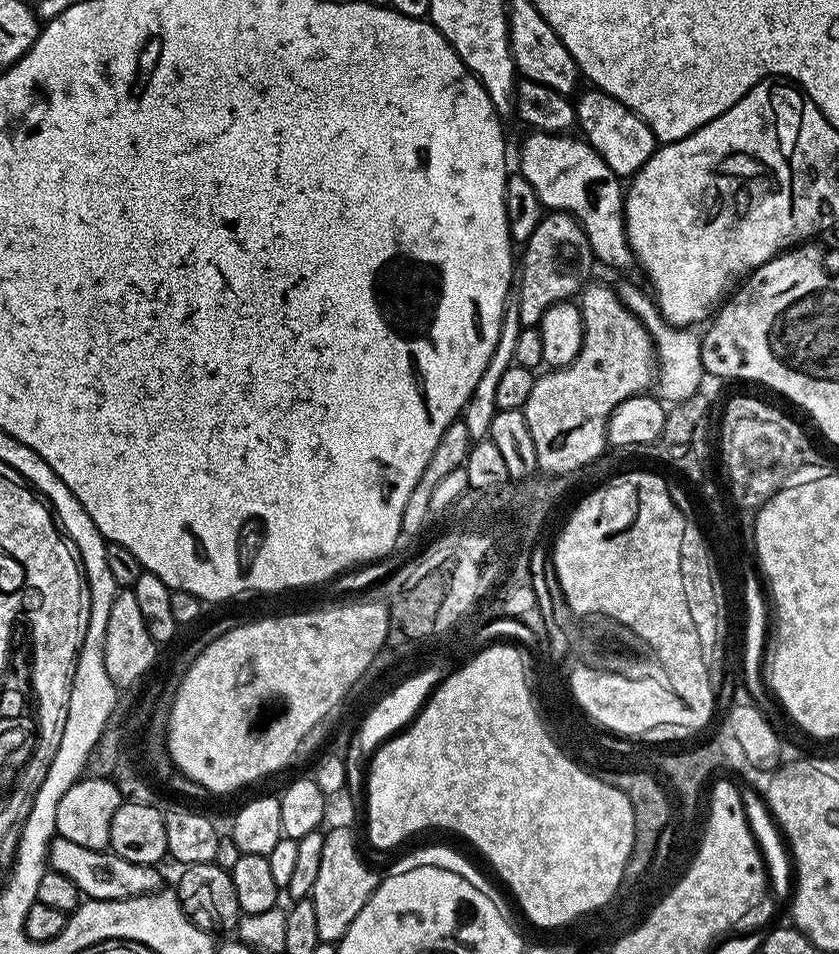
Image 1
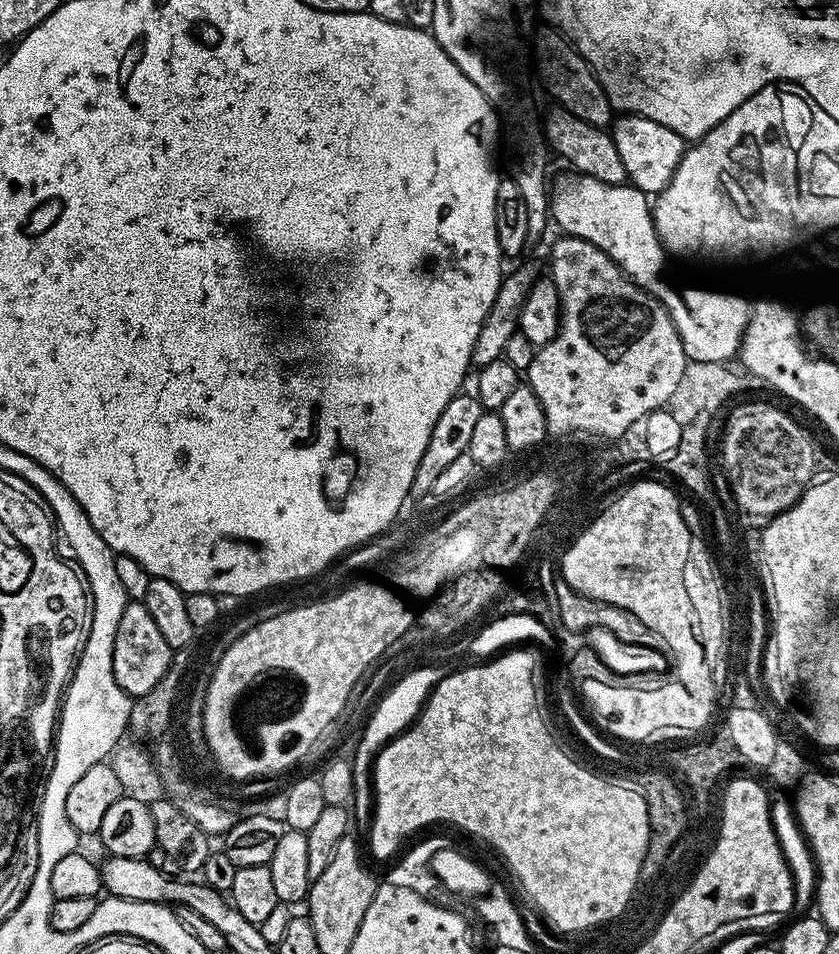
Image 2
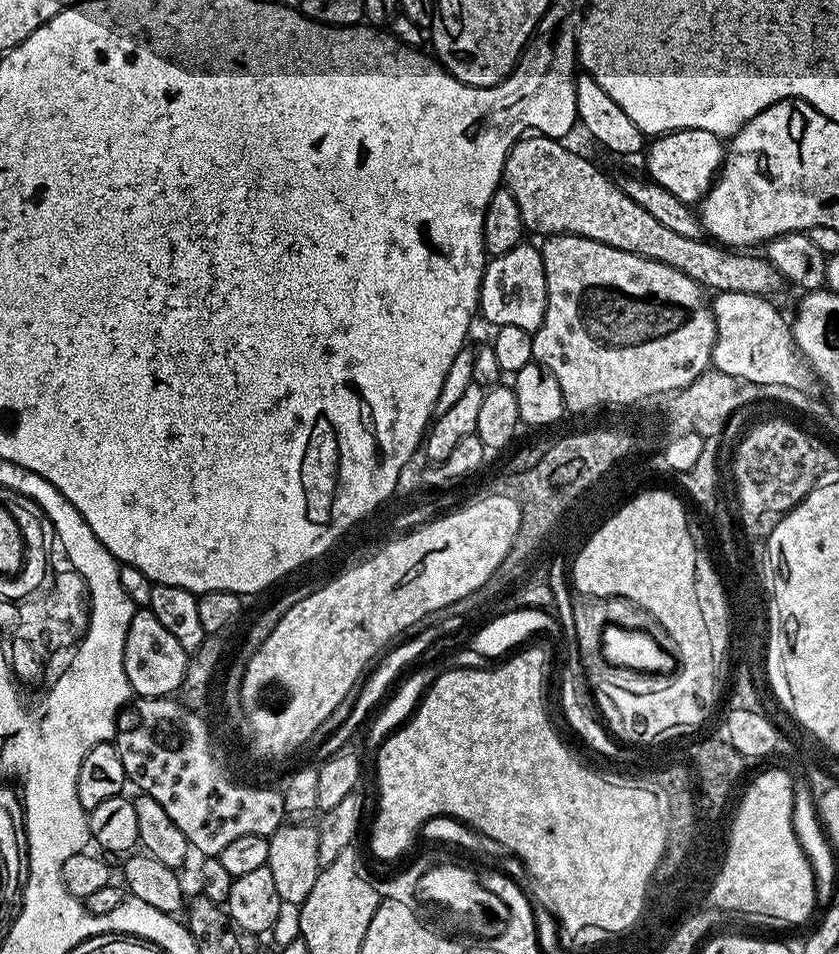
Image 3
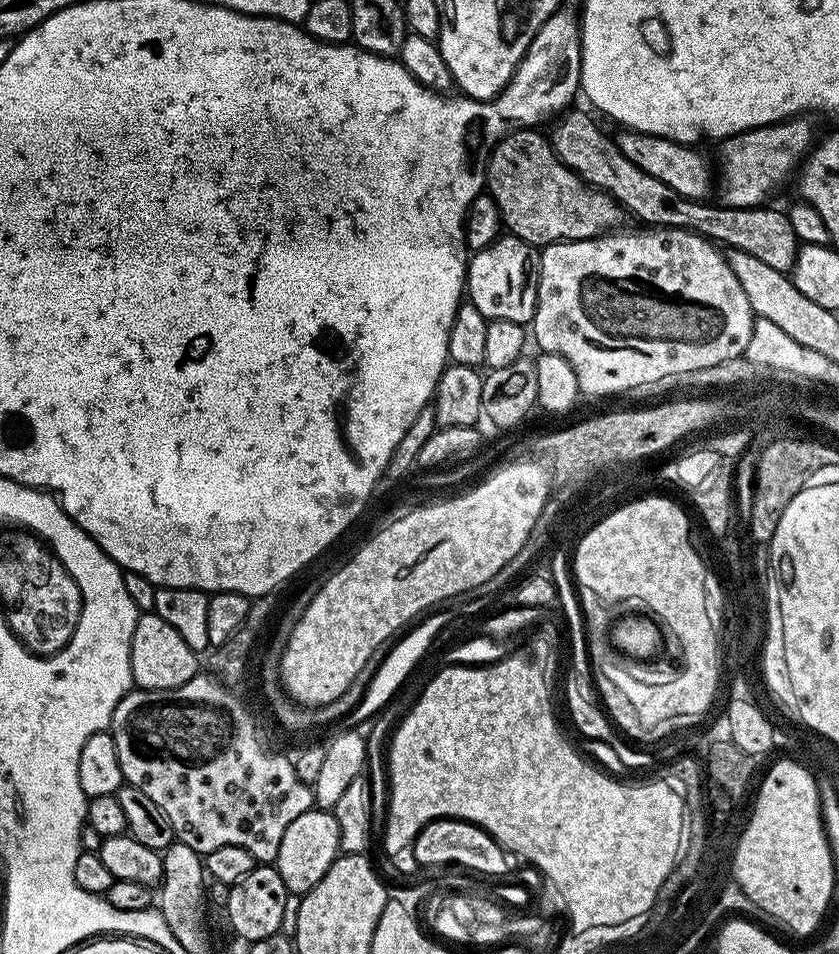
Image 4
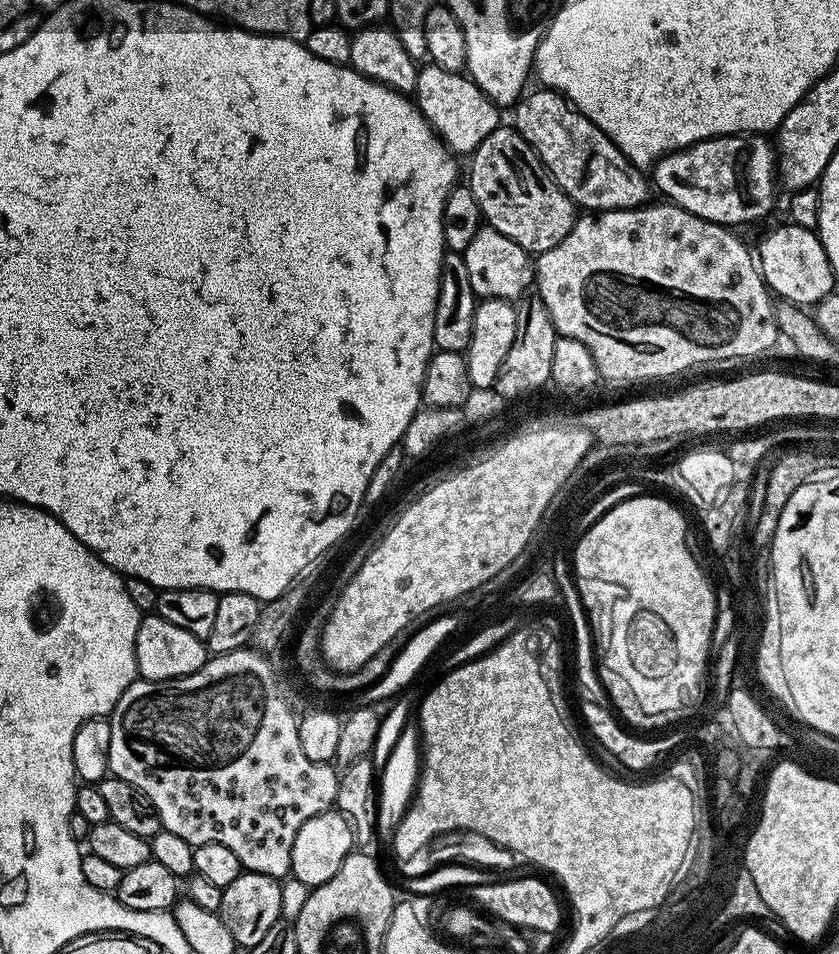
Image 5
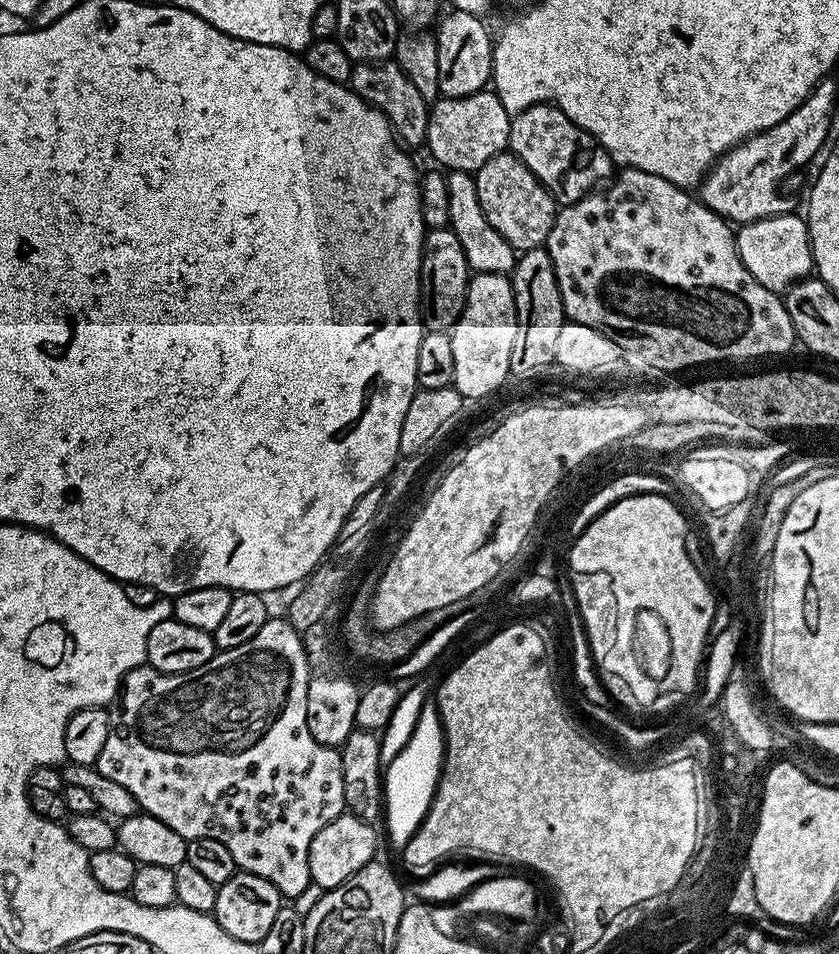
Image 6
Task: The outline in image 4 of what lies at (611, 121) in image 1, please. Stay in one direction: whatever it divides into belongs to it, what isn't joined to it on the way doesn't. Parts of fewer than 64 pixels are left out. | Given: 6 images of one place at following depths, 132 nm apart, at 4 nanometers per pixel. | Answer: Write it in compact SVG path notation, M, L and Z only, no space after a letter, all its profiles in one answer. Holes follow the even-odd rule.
M801 114L775 124L752 128L749 132L740 132L737 136L730 136L723 141L723 203L729 208L755 208L763 205L767 201L764 199L771 192L778 191L787 182L788 176L795 177L798 165L809 155L817 139L816 132L808 120L811 119ZM796 163L798 163L797 168Z

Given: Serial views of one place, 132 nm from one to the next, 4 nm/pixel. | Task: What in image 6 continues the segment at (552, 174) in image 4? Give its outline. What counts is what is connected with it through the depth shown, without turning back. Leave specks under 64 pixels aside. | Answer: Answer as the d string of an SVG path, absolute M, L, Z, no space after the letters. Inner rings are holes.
M505 150L490 158L474 173L478 202L486 222L494 226L510 242L510 246L520 252L541 247L547 241L552 223L558 211L558 205L552 195L538 182L530 170L510 150Z

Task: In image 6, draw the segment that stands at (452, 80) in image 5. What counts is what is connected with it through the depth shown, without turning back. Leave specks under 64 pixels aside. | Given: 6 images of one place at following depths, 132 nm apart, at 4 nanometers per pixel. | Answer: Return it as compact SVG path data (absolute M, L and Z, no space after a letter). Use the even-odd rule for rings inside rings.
M485 90L466 98L441 96L428 113L426 149L441 164L437 164L441 169L474 174L490 158L508 148L511 125L512 116L495 91Z

